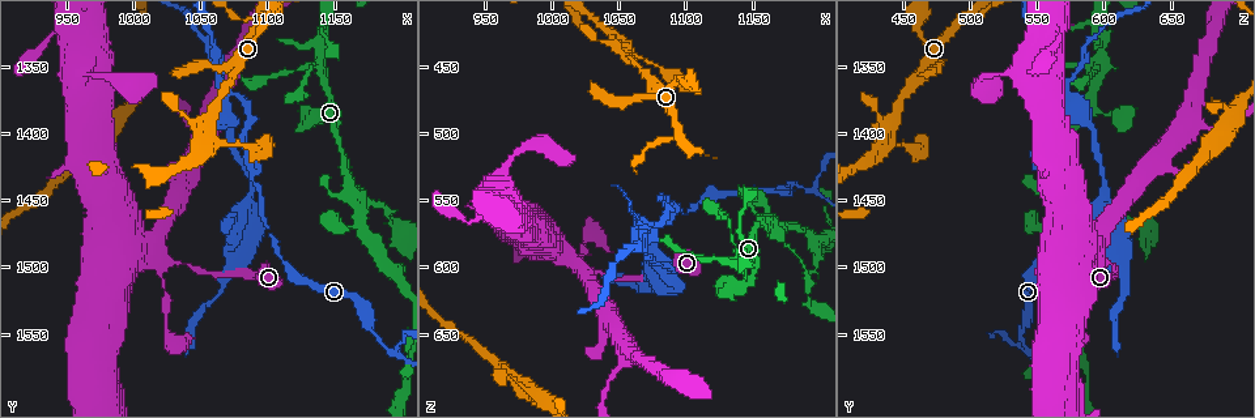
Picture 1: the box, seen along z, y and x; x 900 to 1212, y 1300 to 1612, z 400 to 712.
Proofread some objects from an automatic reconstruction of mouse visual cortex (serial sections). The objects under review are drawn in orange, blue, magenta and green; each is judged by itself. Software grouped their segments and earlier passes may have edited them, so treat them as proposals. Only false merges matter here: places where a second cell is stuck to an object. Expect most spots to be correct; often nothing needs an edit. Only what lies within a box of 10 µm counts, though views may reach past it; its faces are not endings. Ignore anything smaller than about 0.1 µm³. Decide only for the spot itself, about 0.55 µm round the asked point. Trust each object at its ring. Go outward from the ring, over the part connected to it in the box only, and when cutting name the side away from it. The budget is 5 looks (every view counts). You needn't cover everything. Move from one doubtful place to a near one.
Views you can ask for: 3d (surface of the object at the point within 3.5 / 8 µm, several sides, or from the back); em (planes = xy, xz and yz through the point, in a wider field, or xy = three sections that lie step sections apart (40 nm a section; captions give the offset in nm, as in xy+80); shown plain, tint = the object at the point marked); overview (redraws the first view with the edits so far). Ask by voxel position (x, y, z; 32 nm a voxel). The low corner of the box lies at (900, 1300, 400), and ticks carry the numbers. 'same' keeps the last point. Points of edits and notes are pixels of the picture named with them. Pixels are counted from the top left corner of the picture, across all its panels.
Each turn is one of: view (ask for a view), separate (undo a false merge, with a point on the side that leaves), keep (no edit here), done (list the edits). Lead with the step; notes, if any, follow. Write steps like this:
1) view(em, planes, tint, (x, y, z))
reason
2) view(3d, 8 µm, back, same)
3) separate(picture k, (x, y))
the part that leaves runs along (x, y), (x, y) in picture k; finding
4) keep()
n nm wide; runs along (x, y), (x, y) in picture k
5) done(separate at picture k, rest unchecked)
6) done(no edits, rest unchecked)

view(3d, 3.5 µm, (1166, 1448, 572))
side arm on a straight run

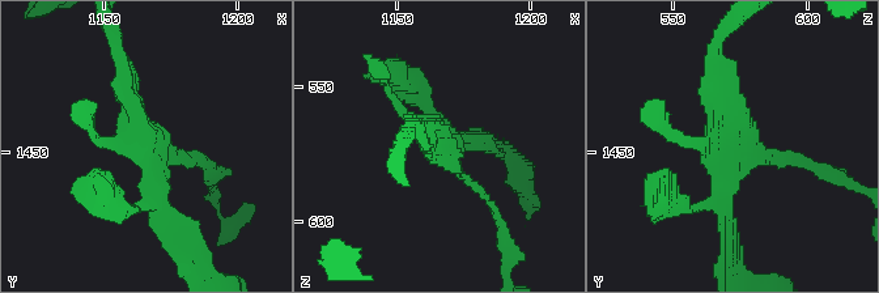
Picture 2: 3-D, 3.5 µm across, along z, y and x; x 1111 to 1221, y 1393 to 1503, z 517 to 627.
view(em, xy, step 3, tint, (1168, 1448, 571))

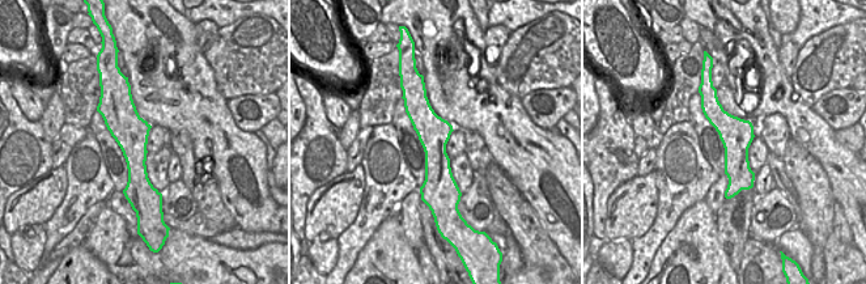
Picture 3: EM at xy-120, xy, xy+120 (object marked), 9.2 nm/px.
view(em, planes, tint, same)
another direction

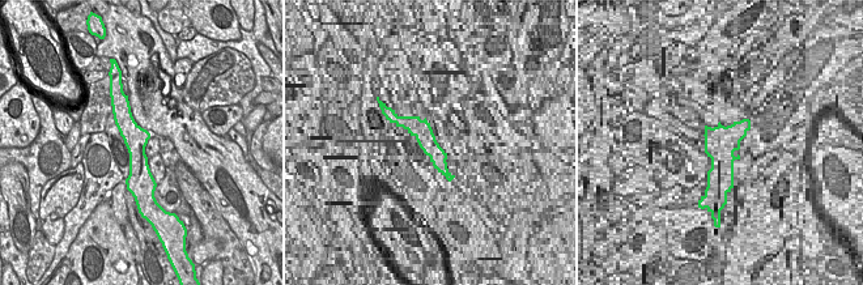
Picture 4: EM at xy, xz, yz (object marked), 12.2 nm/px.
keep()
runs along (123, 69), (179, 221) in picture 2; one cell here

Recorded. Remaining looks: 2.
view(3d, 3.5 µm, back, (1194, 1562, 542))
sharp bend

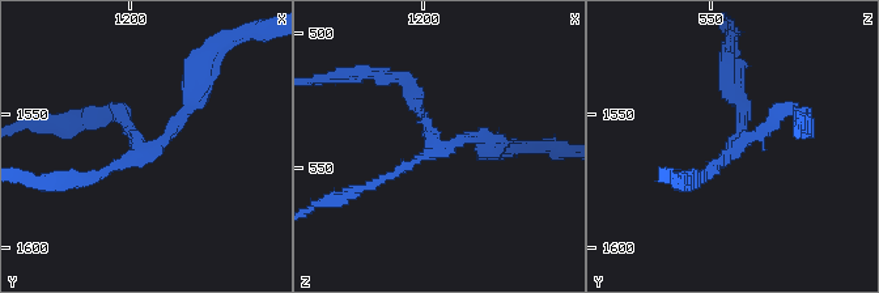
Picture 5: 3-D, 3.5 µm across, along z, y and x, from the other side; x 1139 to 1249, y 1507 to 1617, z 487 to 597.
view(em, xy, step 5, tint, (1193, 1564, 541))
need the tissue

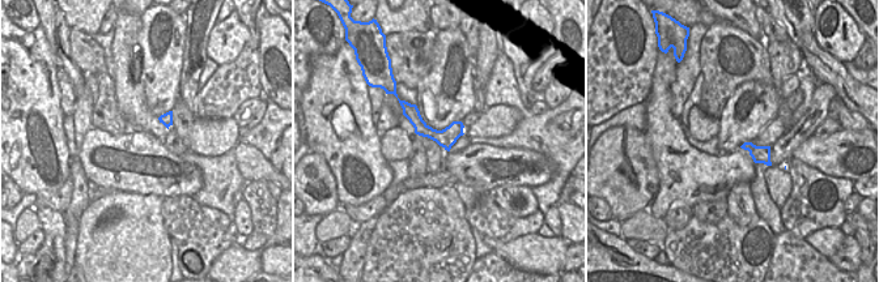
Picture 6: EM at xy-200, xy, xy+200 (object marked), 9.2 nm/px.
separate(picture 5, (122, 117))
170 nm wide; the part that leaves runs along (144, 149), (120, 109), (100, 126) in picture 5; two cells meet here

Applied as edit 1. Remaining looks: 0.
done(separate at picture 5, rest unchecked)

